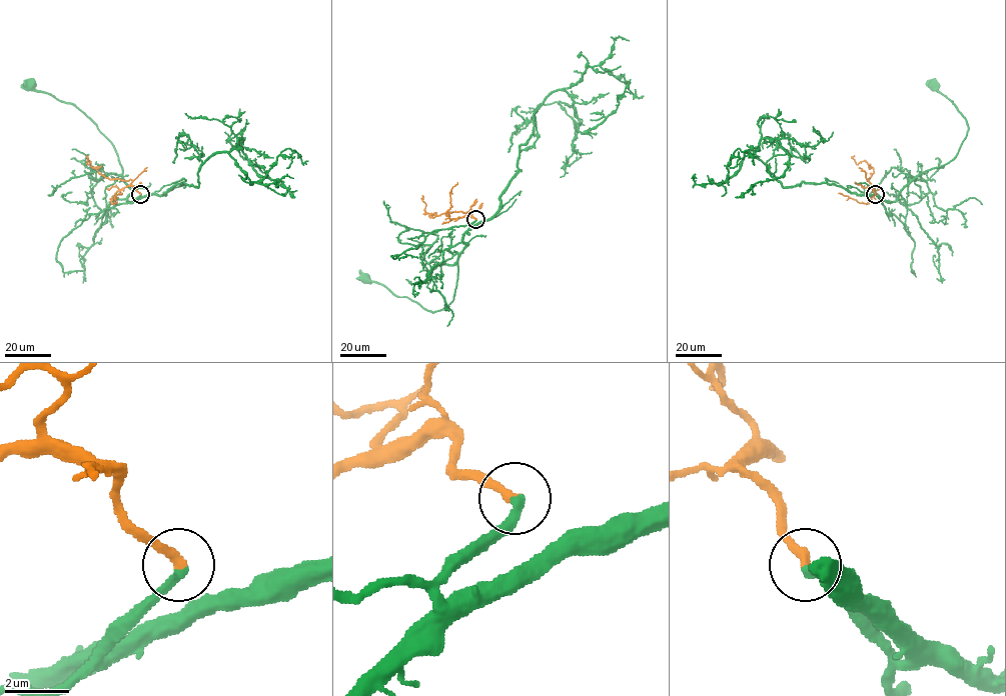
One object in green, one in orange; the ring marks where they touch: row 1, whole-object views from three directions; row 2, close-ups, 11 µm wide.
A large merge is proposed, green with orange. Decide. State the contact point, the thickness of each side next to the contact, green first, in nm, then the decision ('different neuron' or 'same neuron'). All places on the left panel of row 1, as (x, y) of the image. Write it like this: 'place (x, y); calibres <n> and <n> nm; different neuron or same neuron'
place (140, 194); calibres 320 and 320 nm; same neuron

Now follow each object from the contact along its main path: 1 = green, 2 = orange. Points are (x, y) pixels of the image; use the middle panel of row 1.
1: (475, 219), (462, 240), (467, 245), (458, 258), (453, 298), (442, 309), (432, 312), (425, 310), (364, 276)
2: (475, 219), (466, 214), (467, 212), (430, 217), (424, 210), (423, 197), (420, 198)

